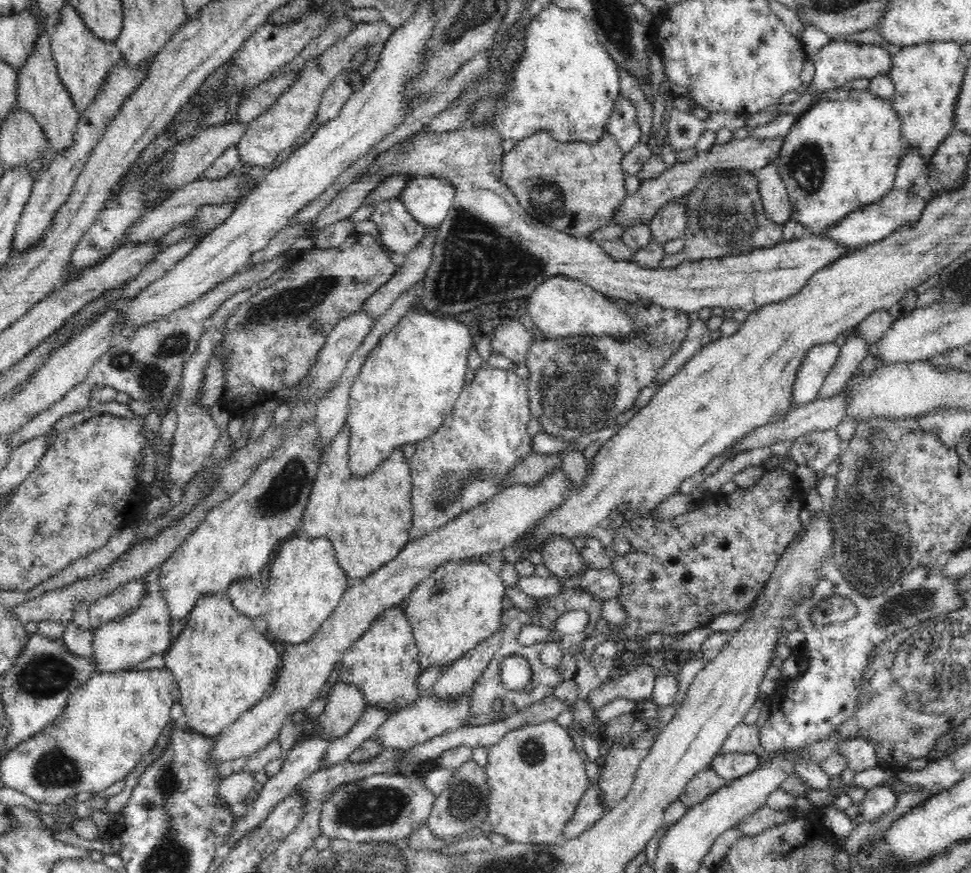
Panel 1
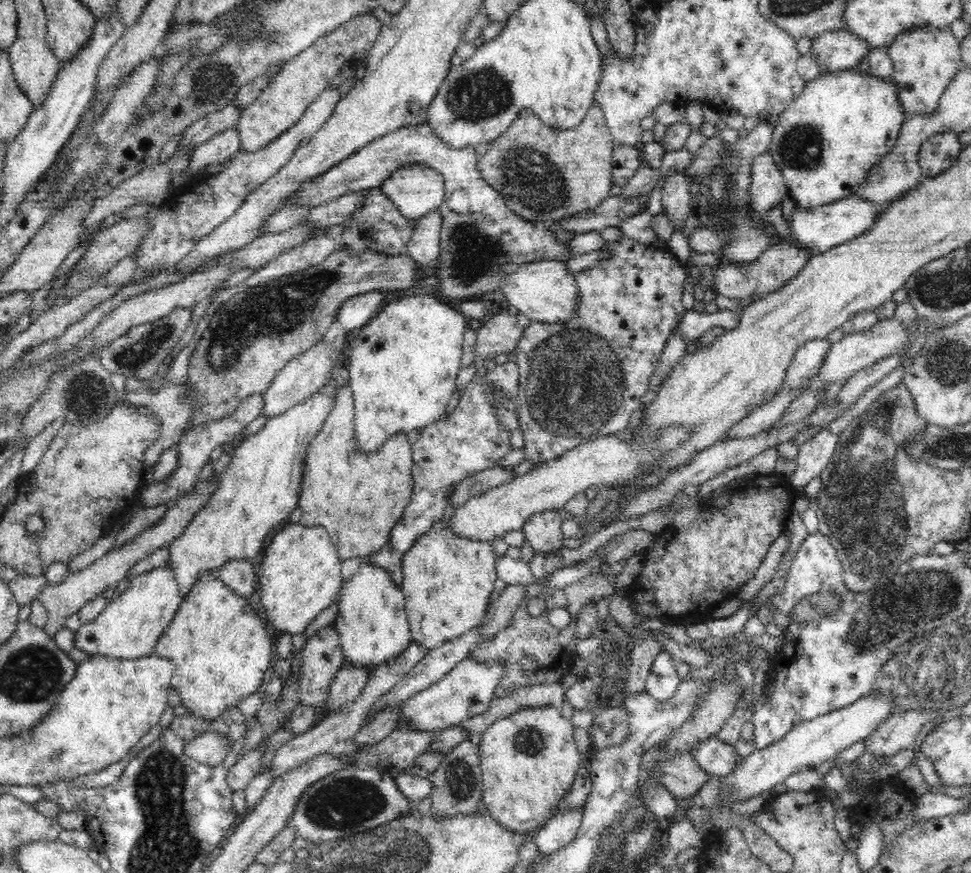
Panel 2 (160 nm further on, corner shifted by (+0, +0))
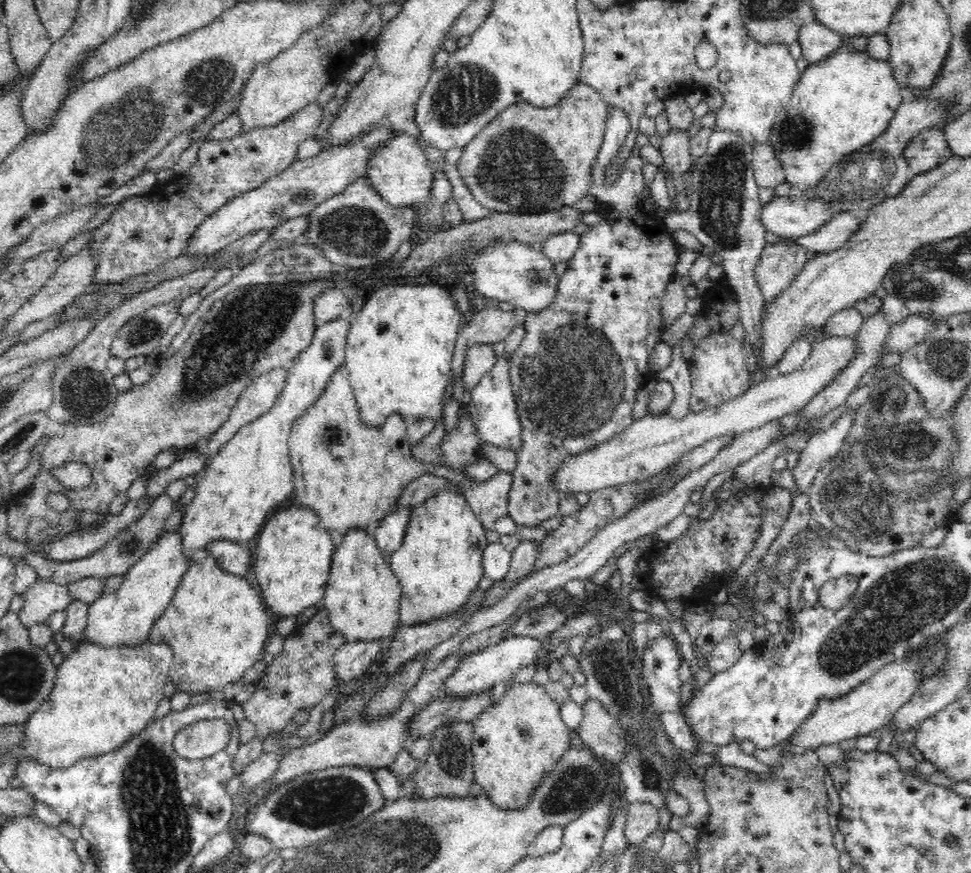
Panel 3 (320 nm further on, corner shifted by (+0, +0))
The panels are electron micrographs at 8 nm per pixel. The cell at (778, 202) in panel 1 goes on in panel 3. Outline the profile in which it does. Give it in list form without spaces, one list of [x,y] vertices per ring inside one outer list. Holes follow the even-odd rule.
[[[770,143],[758,144],[754,147],[752,170],[758,188],[775,188],[779,184],[787,182],[785,170]]]

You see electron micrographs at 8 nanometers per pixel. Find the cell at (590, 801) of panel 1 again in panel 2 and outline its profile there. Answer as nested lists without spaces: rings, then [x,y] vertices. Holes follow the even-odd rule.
[[[583,807],[576,810],[564,810],[548,819],[534,837],[539,852],[546,855],[555,853],[559,848],[574,840],[582,817]]]

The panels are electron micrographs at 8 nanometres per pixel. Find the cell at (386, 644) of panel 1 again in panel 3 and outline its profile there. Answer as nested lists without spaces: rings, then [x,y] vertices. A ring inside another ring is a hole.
[[[350,528],[343,536],[342,543],[334,550],[330,576],[326,581],[321,601],[321,606],[328,612],[330,623],[338,633],[344,635],[347,642],[380,641],[392,634],[395,636],[401,626],[399,604],[402,591],[398,577],[389,566],[386,556],[380,553],[374,536],[370,536],[369,533],[358,528]]]

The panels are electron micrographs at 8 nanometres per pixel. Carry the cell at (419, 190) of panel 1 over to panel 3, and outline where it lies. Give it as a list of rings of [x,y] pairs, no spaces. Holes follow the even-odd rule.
[[[392,129],[392,138],[371,152],[367,162],[367,178],[381,195],[384,201],[396,207],[410,207],[414,203],[423,203],[430,198],[433,185],[434,167],[419,142],[406,132]]]

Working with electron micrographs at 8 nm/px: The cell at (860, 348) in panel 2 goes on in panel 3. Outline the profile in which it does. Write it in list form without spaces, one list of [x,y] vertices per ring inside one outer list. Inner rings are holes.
[[[855,336],[848,338],[828,337],[816,343],[805,363],[794,372],[782,374],[774,370],[765,381],[760,381],[744,394],[712,406],[702,412],[692,412],[681,419],[668,414],[660,417],[647,414],[632,424],[586,452],[566,460],[553,479],[556,493],[561,497],[576,496],[579,493],[592,493],[612,486],[620,487],[629,483],[641,483],[674,464],[684,453],[692,448],[728,434],[744,434],[760,428],[772,420],[786,414],[798,412],[809,400],[816,396],[833,378],[846,368],[857,353]]]

